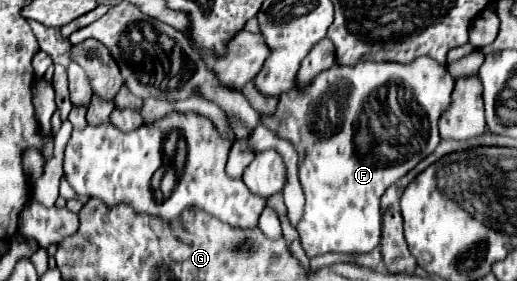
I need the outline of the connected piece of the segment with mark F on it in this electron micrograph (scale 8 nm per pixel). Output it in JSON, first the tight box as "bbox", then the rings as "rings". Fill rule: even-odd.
{"bbox":[262,56,454,256],"rings":[[[420,56],[410,64],[398,64],[398,62],[360,62],[356,66],[332,66],[332,70],[322,72],[312,86],[308,86],[306,90],[298,90],[292,88],[290,92],[280,96],[278,102],[278,110],[274,116],[262,116],[262,124],[268,126],[276,136],[292,142],[292,146],[298,152],[300,158],[300,182],[306,194],[306,206],[304,206],[304,214],[302,220],[298,222],[298,232],[300,232],[300,240],[302,240],[302,248],[306,250],[308,256],[318,256],[318,254],[326,254],[326,252],[344,252],[344,254],[356,254],[356,252],[370,252],[378,242],[380,242],[380,196],[384,194],[384,190],[388,186],[392,186],[396,180],[400,180],[406,172],[410,172],[418,162],[422,162],[428,154],[432,154],[432,150],[436,150],[438,142],[440,142],[440,134],[438,134],[438,120],[444,114],[444,110],[452,104],[452,90],[454,90],[454,78],[448,74],[444,64],[438,64],[436,60],[428,58],[428,56]],[[396,88],[396,114],[388,108],[386,96],[388,90]],[[370,102],[380,102],[380,134],[372,128],[370,120],[372,120],[372,110],[370,110]]]}

